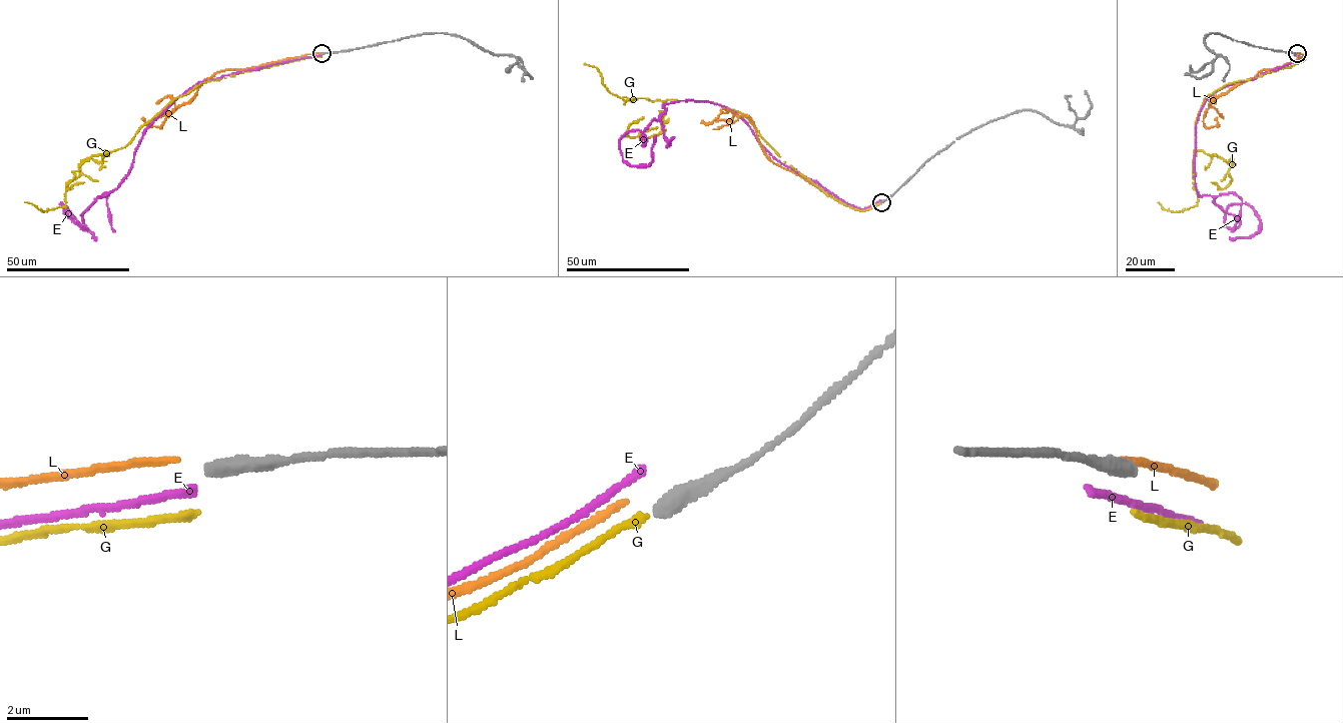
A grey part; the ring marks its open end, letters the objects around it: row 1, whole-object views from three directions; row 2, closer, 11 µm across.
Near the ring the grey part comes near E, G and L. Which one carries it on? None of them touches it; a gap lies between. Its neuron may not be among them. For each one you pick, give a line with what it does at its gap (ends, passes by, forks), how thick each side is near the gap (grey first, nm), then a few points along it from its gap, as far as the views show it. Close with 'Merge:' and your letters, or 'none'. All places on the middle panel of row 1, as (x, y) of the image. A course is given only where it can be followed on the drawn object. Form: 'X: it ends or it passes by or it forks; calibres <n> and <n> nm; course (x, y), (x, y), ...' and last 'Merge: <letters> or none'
Merge: none

